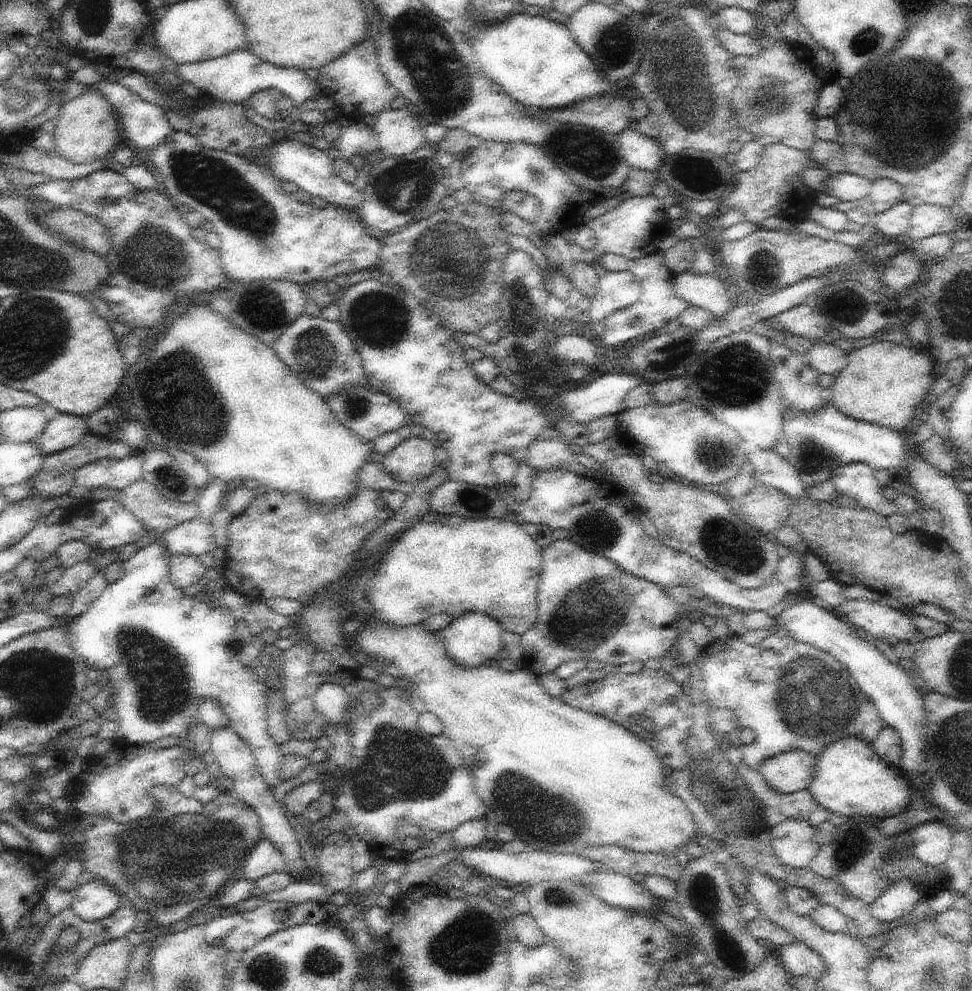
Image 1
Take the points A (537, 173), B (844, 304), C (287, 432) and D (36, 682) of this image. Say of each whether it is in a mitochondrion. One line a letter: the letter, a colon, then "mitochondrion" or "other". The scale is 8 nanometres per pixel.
A: mitochondrion
B: mitochondrion
C: other
D: mitochondrion

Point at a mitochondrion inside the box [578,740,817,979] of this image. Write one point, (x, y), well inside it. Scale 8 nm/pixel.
(702, 892)

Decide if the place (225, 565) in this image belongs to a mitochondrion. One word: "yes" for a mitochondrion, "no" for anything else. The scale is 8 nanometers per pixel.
no

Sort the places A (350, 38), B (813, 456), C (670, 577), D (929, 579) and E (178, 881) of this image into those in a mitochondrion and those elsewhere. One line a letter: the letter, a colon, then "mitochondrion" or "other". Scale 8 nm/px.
A: other
B: mitochondrion
C: other
D: other
E: mitochondrion

